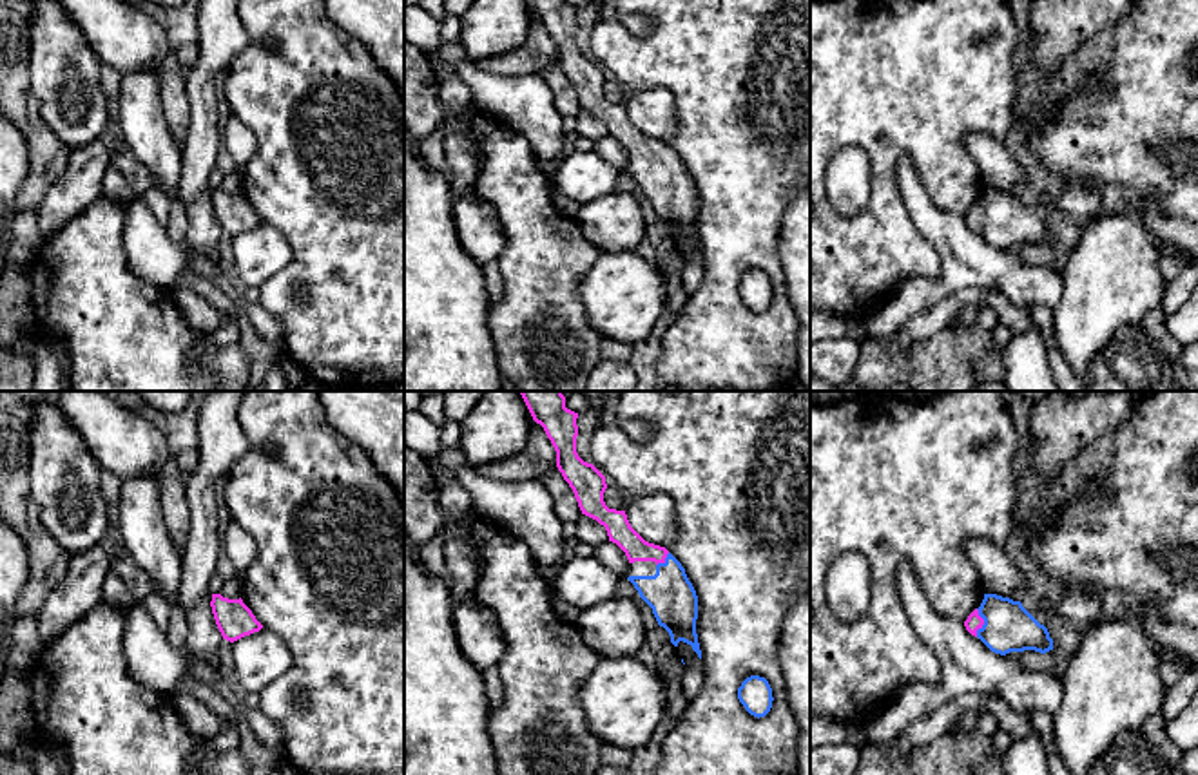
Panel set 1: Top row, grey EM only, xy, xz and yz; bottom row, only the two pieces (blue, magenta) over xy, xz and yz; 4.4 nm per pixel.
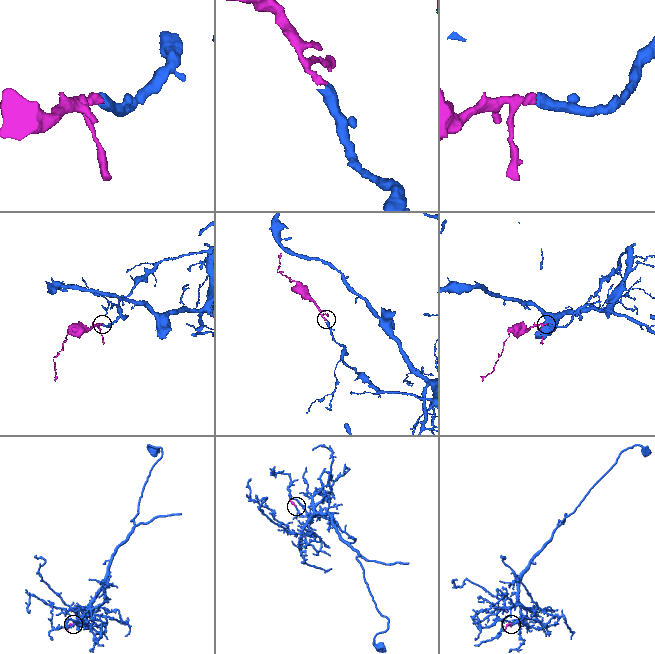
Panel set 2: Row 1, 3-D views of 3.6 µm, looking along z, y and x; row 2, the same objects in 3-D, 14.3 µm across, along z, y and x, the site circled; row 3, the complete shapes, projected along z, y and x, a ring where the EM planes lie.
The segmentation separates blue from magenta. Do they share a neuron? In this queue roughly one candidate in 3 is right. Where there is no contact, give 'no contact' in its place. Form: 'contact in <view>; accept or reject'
contact in yz; accept

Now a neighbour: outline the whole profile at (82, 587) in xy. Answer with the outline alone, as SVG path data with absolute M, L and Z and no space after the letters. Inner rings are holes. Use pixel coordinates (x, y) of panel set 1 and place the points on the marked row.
M100 545L71 556L63 579L49 592L36 614L42 646L103 601L103 583L109 570L107 554Z

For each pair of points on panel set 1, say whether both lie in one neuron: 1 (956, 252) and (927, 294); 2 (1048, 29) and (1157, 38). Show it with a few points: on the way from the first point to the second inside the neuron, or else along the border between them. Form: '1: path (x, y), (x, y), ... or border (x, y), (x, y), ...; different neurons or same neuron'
1: path (956, 263), (956, 270), (937, 288); same neuron
2: border (1120, 19), (1113, 26); different neurons

